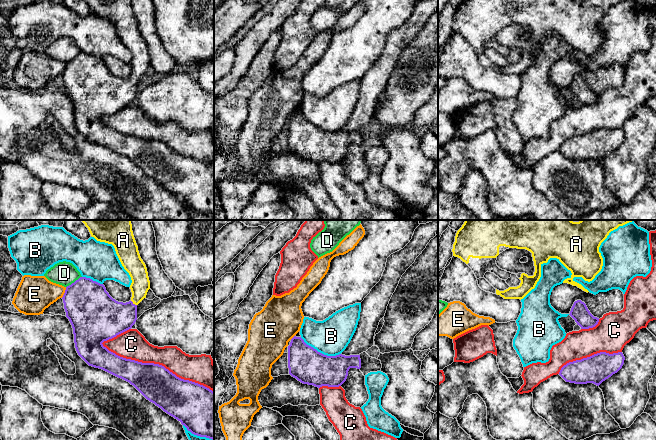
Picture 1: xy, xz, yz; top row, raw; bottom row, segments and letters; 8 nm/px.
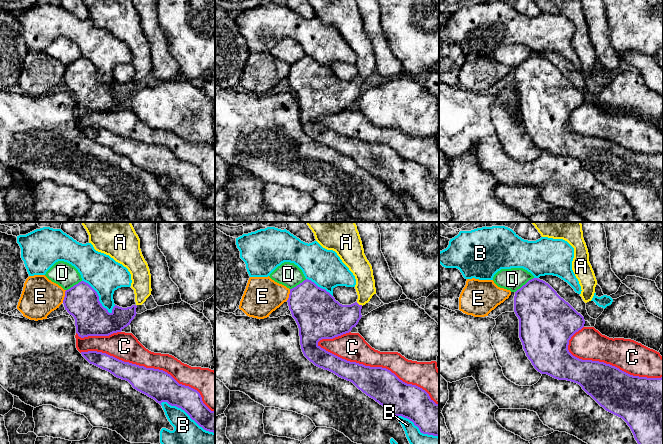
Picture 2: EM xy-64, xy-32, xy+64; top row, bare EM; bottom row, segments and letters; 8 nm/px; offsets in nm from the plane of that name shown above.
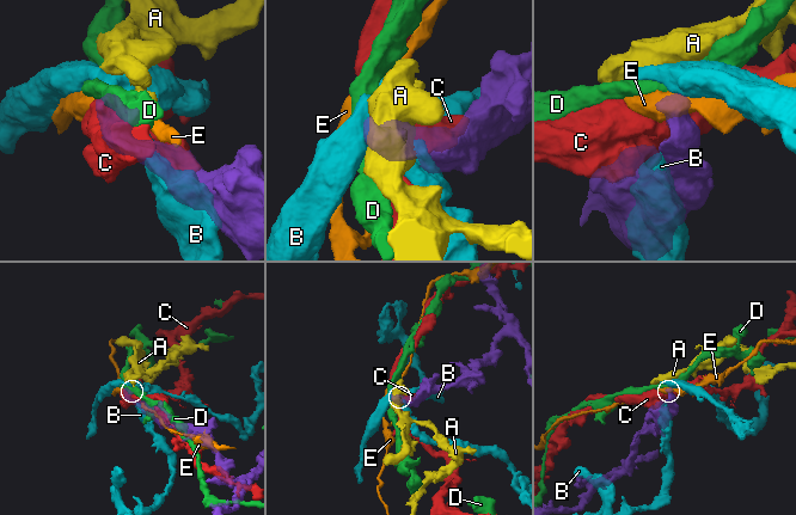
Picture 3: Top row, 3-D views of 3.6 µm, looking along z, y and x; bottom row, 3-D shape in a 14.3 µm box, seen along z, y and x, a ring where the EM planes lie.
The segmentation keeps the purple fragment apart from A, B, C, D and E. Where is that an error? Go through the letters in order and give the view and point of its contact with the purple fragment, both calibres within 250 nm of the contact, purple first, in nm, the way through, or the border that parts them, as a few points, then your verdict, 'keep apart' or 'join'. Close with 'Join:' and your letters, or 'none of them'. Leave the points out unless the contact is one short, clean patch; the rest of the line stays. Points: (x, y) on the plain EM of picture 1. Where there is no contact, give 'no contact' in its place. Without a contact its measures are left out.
A: contact xy (134, 80); calibres 320 and 150 nm; way xy (106, 93), (121, 93), (134, 80), (140, 61); join
B: contact xz (319, 128); calibres 280 and 300 nm; keep apart
C: contact xy (157, 140); calibres 300 and 220 nm; keep apart
D: contact xy (74, 58); calibres 380 and 190 nm; keep apart
E: contact xy (65, 68); calibres 380 and 300 nm; border xy (66, 63), (61, 73); keep apart
Join: A

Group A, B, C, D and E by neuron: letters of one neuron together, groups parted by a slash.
A / B / C / D / E

